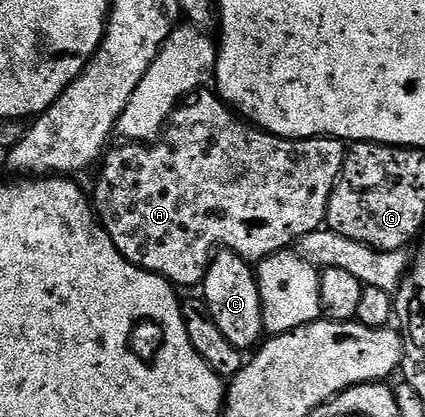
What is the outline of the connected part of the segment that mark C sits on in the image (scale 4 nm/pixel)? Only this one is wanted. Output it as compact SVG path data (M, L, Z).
M228 248L218 249L211 257L211 264L201 285L202 303L213 322L217 322L217 330L233 342L240 350L255 350L260 347L265 336L263 327L263 303L259 289L259 277L256 269L243 256L230 252Z

